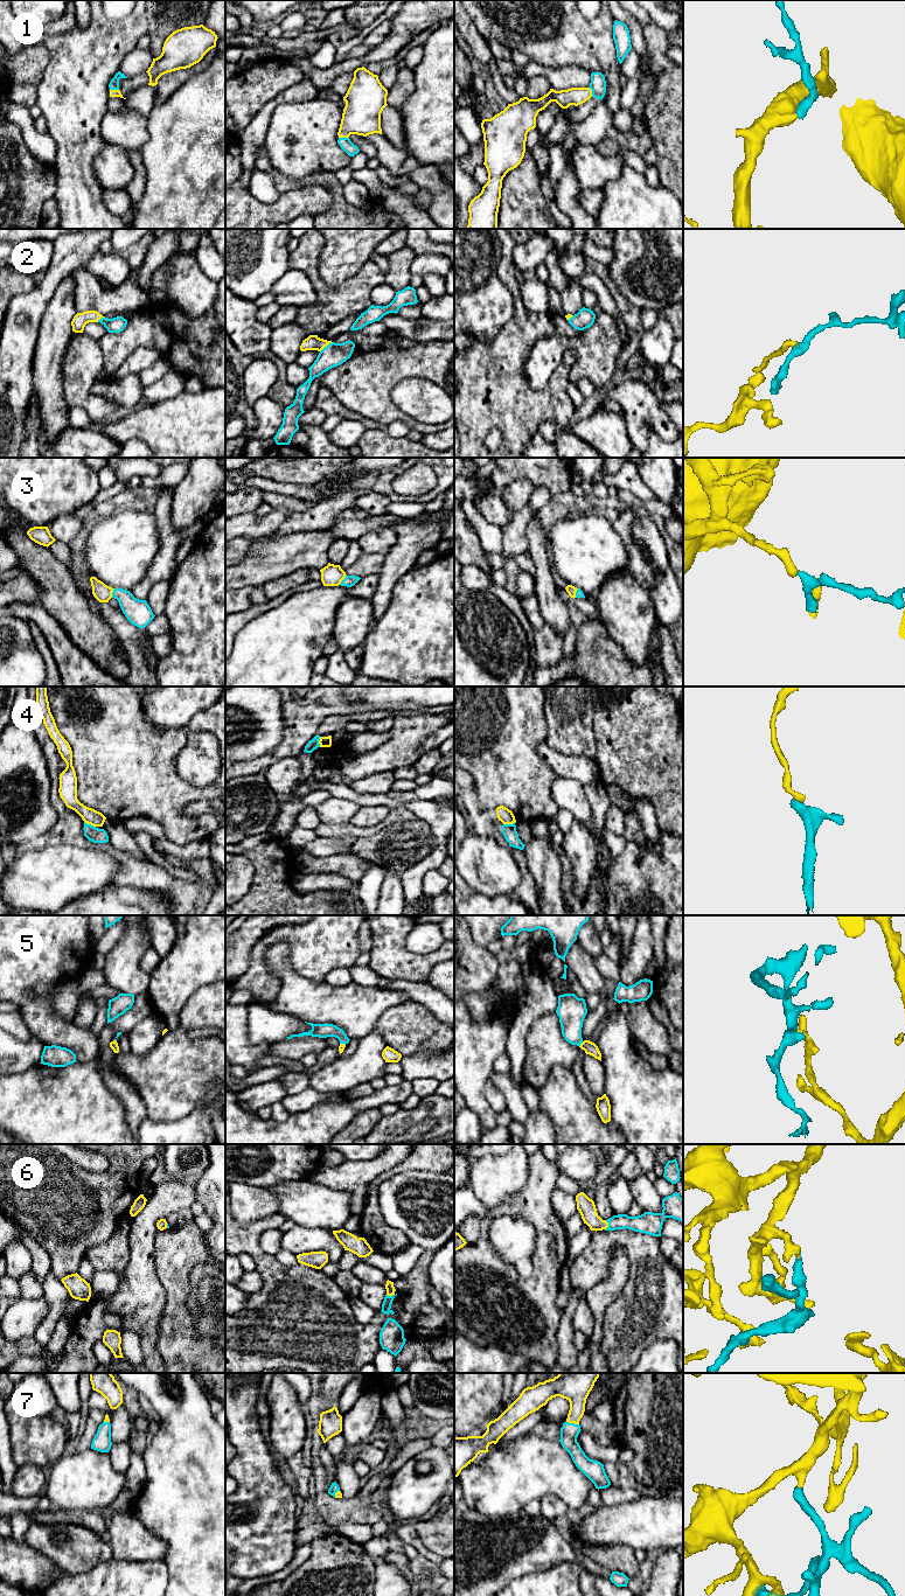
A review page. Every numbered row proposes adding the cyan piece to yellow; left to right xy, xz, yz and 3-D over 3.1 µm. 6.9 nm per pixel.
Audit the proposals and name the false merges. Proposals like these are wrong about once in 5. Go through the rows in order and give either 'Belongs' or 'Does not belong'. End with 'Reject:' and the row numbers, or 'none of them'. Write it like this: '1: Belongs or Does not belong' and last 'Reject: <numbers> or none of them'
1: Belongs
2: Belongs
3: Belongs
4: Does not belong
5: Belongs
6: Belongs
7: Belongs
Reject: 4

